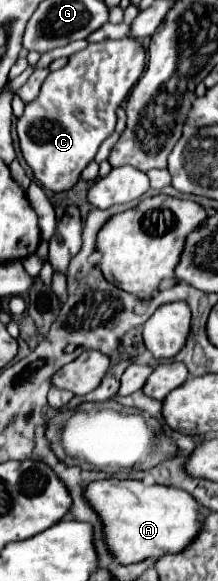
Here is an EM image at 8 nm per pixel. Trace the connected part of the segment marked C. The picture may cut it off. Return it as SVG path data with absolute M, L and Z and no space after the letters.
M119 39L119 41L101 41L101 43L89 43L83 51L73 53L69 57L69 63L53 71L45 83L41 85L41 93L25 105L25 113L17 119L17 135L19 135L19 147L27 161L27 165L33 169L35 179L41 183L47 191L69 191L77 181L81 171L95 159L95 153L103 139L107 139L115 131L115 111L129 95L131 87L137 83L141 73L145 71L145 51L139 41L135 39Z

